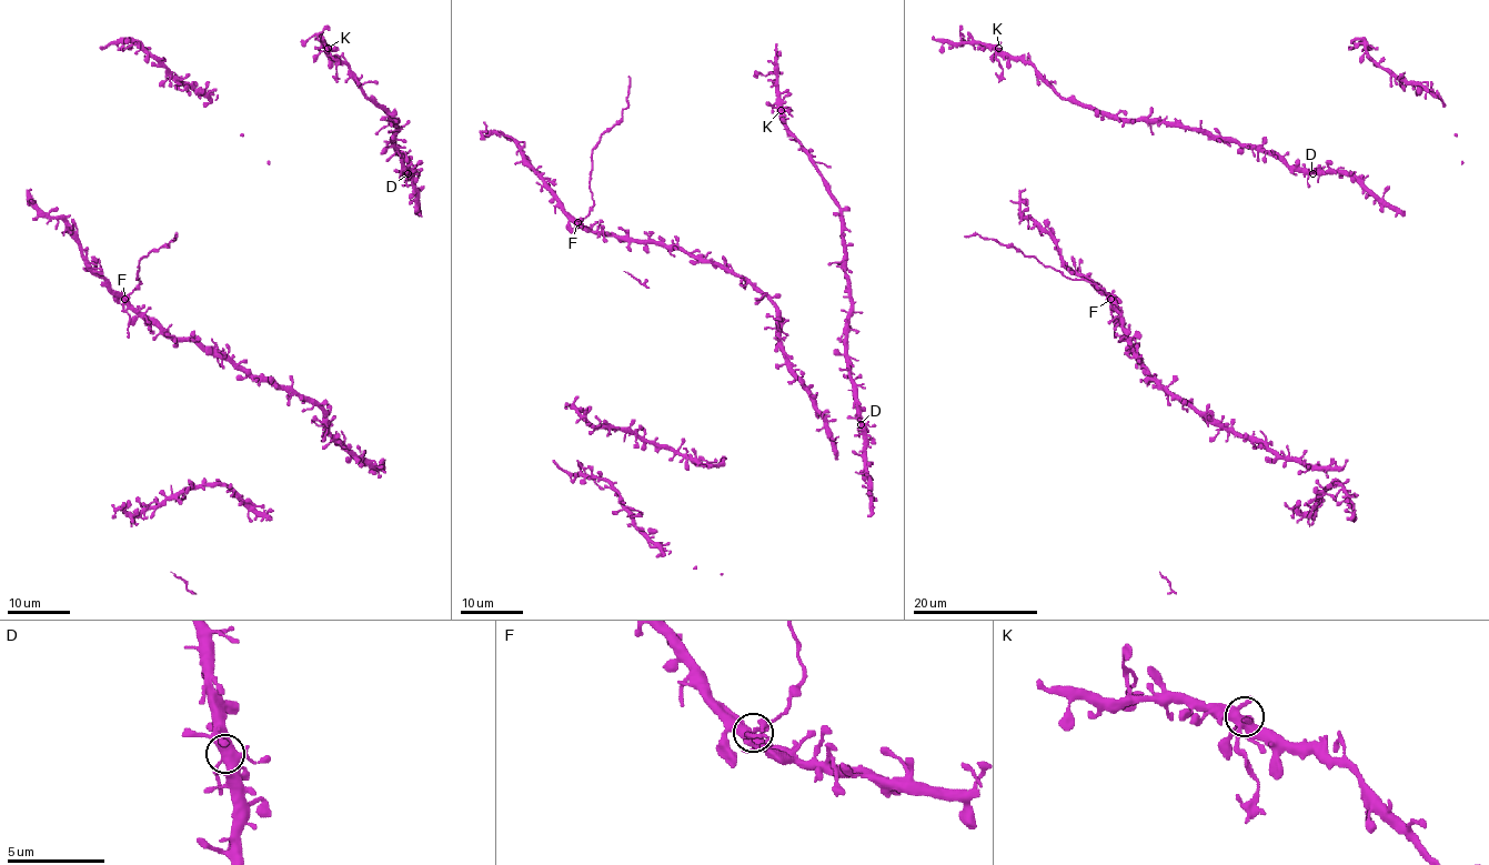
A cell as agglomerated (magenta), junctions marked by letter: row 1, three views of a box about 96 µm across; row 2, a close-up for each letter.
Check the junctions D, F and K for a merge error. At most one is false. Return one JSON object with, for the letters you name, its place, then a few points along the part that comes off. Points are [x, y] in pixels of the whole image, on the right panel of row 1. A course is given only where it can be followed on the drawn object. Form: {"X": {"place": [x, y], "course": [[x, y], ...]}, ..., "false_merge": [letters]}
{"false_merge": []}

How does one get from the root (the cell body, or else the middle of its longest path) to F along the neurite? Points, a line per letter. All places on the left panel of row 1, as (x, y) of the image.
F: (173, 239), (139, 262), (136, 279), (141, 282), (124, 300)

